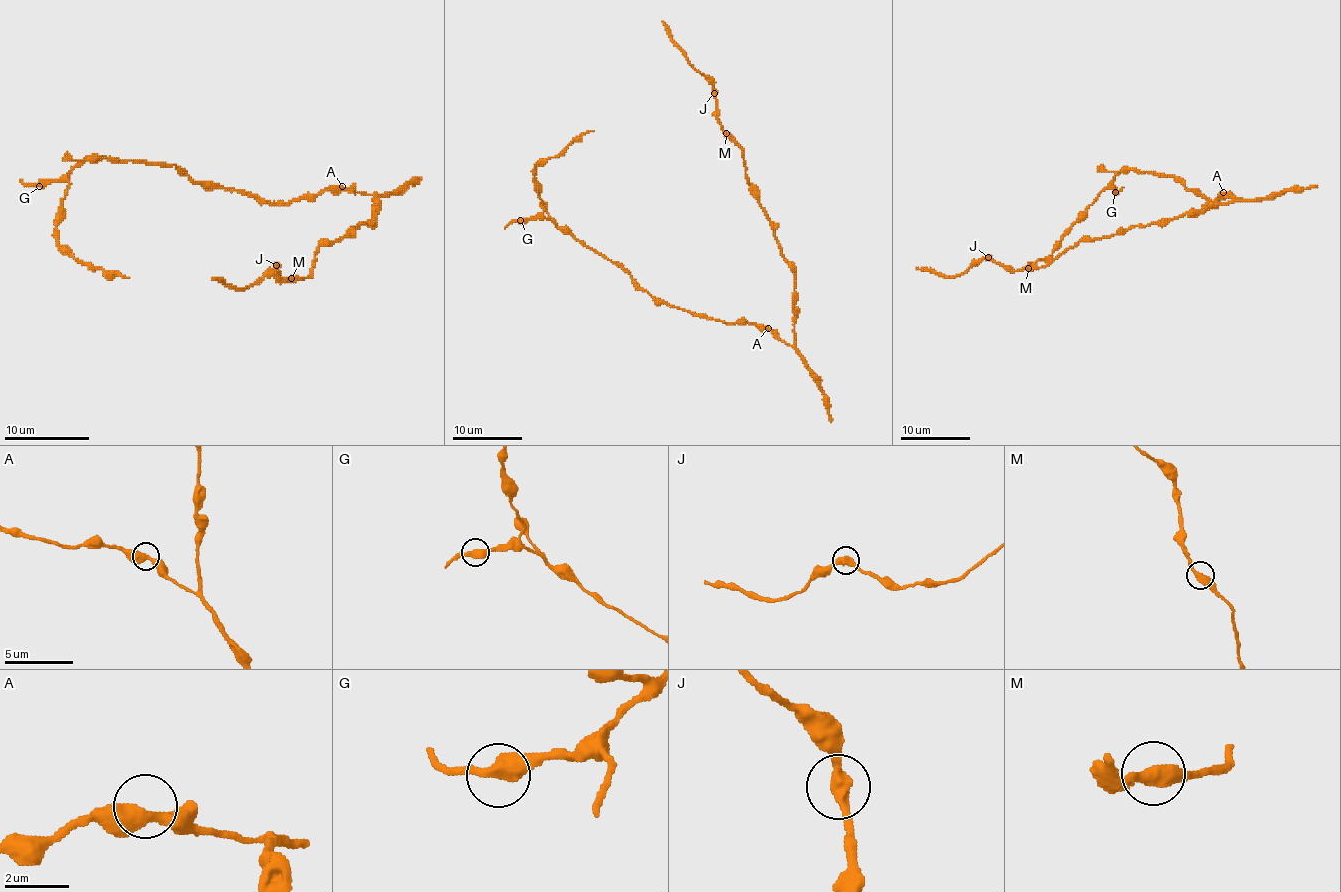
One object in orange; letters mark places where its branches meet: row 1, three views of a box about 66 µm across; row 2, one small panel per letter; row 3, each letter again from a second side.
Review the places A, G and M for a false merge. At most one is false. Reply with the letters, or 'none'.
none

